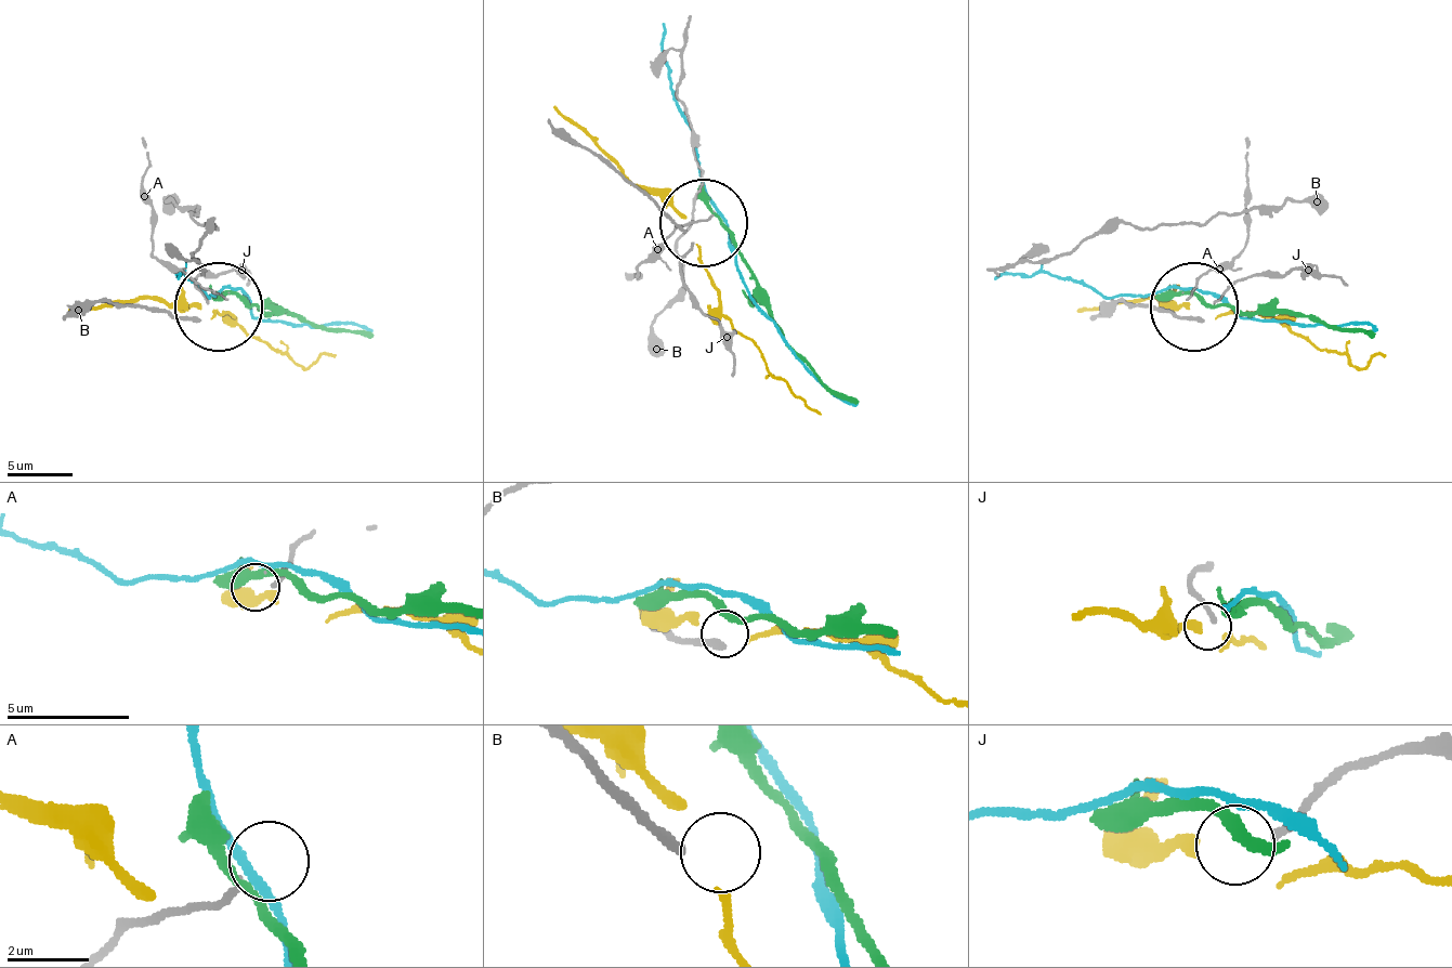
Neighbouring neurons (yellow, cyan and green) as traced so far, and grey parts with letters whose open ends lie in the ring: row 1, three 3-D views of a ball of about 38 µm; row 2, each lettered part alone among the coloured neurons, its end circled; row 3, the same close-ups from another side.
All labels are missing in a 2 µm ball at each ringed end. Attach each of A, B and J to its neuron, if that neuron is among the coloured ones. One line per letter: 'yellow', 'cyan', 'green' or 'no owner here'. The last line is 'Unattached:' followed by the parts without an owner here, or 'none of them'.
A: no owner here
B: no owner here
J: yellow
Unattached: A, B

